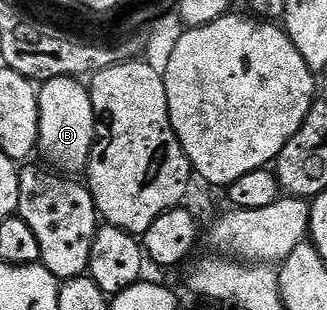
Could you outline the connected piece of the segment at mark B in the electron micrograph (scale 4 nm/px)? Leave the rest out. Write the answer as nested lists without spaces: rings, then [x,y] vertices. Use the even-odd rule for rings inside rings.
[[[57,77],[42,83],[38,91],[40,136],[38,149],[51,162],[59,162],[62,173],[75,176],[88,167],[90,152],[97,139],[97,121],[88,87],[73,78]]]

